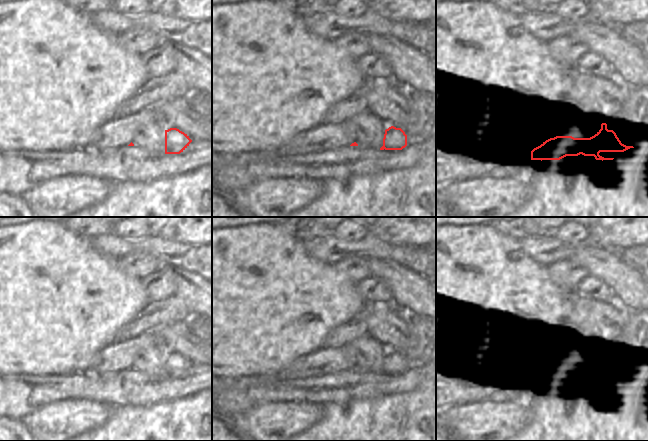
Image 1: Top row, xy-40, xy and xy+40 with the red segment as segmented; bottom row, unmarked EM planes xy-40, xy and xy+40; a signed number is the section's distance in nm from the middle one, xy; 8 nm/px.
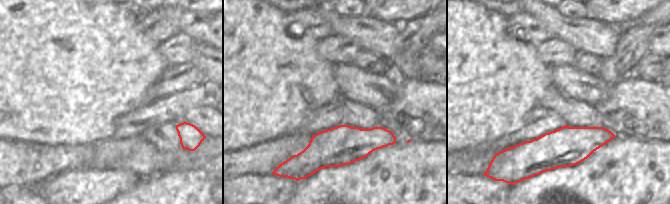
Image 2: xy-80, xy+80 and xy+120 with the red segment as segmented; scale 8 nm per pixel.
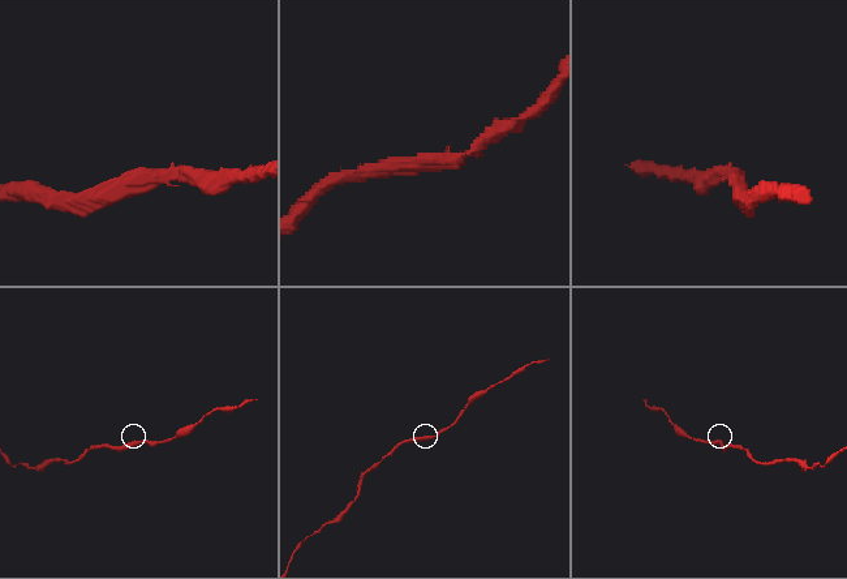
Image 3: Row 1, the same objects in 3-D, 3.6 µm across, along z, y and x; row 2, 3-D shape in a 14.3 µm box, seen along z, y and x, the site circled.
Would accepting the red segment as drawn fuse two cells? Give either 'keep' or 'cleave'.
keep

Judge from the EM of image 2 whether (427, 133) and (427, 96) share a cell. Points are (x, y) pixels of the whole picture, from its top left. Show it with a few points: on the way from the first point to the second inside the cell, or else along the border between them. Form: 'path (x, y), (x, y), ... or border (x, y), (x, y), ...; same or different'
path (427, 124), (427, 105); same

